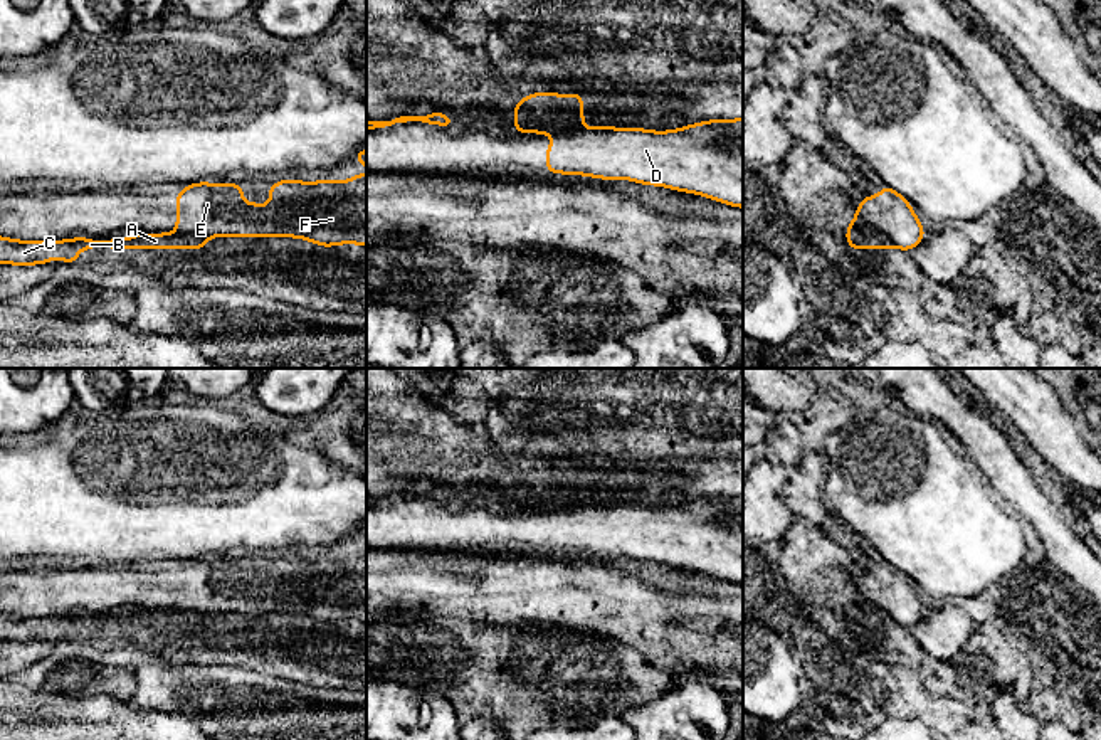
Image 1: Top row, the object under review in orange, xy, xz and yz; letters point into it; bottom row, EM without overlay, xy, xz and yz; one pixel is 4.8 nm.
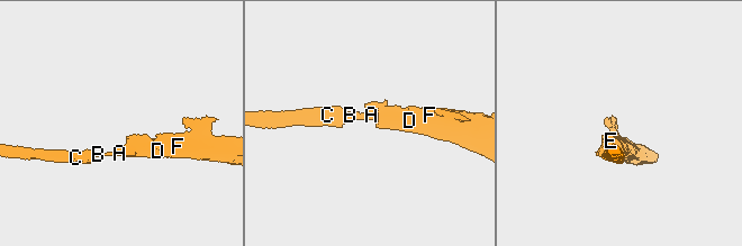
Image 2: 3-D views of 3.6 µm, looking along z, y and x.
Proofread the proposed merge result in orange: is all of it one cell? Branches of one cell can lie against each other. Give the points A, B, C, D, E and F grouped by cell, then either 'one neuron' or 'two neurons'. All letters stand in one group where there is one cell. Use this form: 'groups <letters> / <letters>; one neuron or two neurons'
groups A B C / D E F; two neurons

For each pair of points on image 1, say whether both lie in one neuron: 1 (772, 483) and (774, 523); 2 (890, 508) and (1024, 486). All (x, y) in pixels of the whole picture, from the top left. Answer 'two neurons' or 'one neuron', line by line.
1: one neuron
2: two neurons

